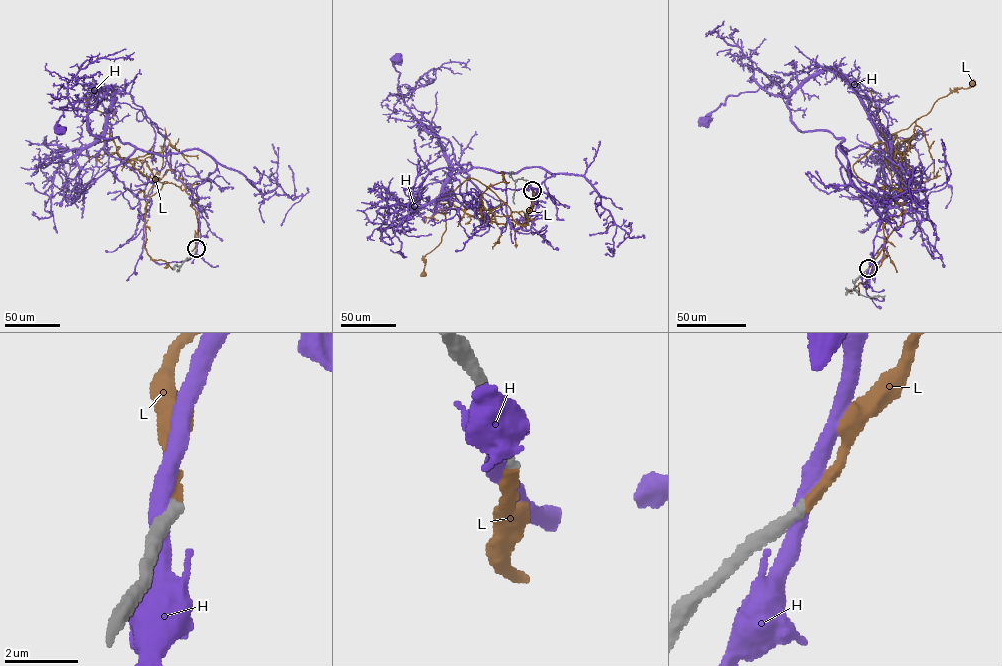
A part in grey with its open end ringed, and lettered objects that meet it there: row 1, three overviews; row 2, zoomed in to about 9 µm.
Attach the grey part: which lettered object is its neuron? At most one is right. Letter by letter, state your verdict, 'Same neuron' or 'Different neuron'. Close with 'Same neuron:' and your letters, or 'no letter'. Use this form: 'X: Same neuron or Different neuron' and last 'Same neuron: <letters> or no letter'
H: Different neuron
L: Same neuron
Same neuron: L

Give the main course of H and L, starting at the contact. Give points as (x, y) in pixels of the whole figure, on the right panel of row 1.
H: (868, 268), (880, 213), (863, 200), (844, 140), (800, 131), (788, 97), (760, 88), (729, 95), (704, 122)
L: (869, 268), (882, 249), (883, 226), (907, 210), (912, 196), (873, 186), (853, 165), (938, 99), (972, 83)

